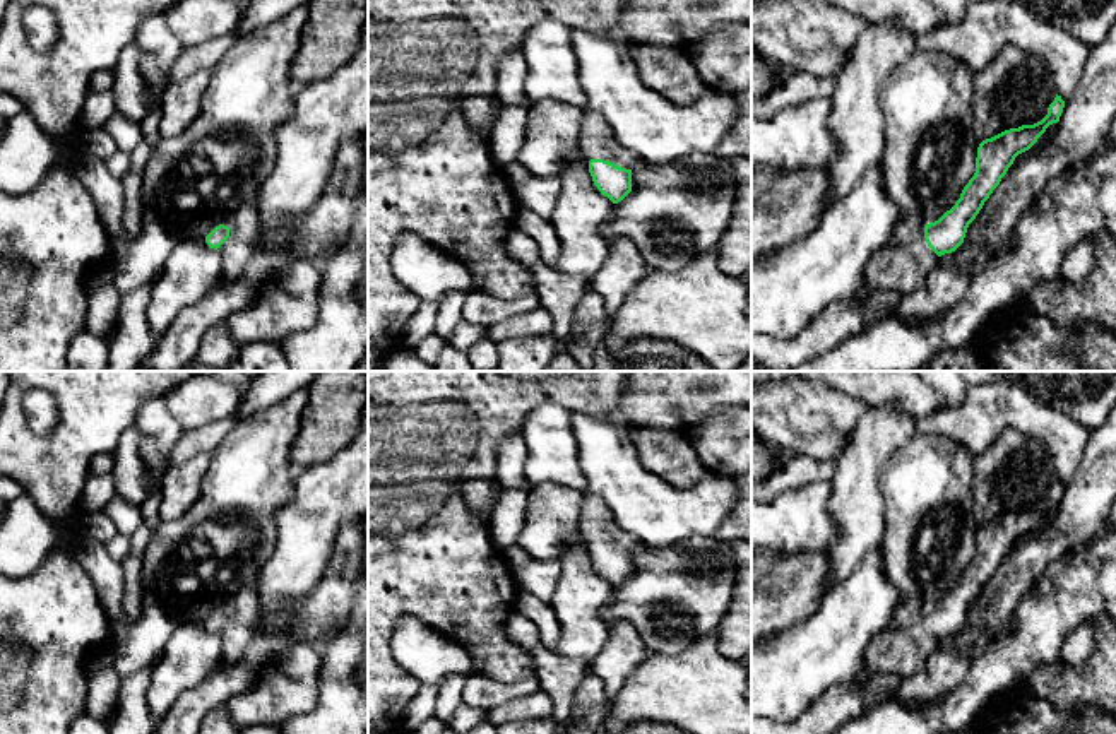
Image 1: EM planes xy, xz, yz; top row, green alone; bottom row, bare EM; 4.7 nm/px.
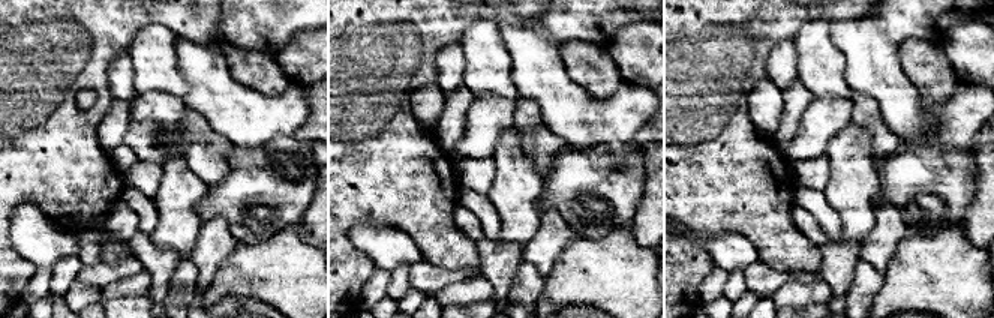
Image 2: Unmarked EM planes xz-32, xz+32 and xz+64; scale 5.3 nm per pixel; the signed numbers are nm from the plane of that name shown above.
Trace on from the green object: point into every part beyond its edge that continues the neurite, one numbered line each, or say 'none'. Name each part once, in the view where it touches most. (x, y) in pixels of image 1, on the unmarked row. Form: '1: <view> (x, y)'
1: xz (598, 524)

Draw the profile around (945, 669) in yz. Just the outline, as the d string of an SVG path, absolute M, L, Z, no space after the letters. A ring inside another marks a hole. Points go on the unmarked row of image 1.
M950 636L941 638L928 662L904 679L895 700L911 707L948 696L965 679L972 655L974 650L957 650Z

